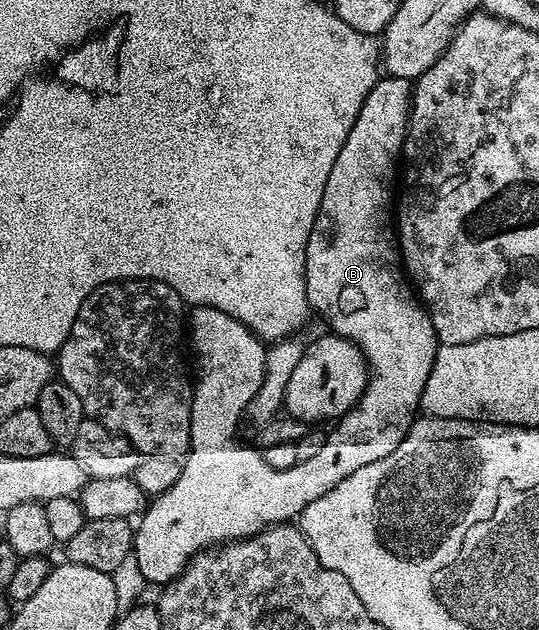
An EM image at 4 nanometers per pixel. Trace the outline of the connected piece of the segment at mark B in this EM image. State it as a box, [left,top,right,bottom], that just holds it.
[133,75,440,559]

